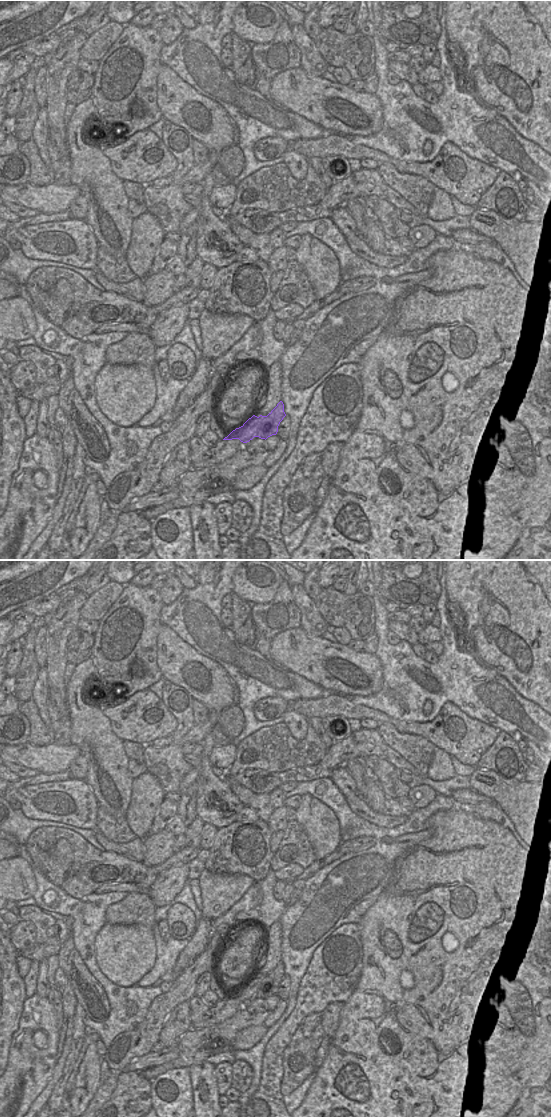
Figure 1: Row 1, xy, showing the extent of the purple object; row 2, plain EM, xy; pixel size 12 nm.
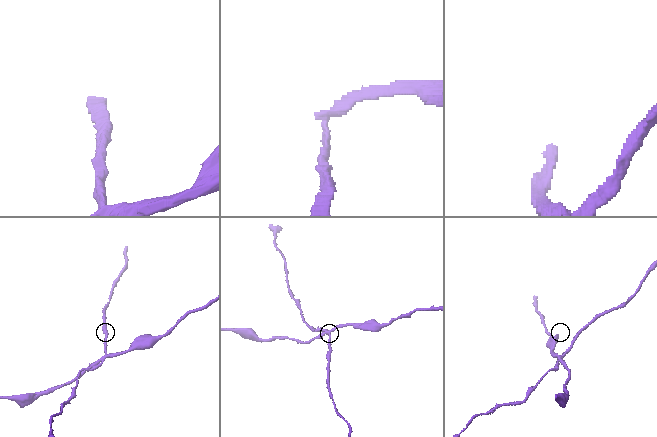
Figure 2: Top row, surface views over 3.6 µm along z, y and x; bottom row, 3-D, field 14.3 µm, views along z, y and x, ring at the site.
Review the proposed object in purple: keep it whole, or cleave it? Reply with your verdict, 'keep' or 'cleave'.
cleave

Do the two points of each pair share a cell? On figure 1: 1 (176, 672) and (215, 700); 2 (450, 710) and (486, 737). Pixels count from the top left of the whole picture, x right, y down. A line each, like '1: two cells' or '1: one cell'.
1: one cell
2: one cell

